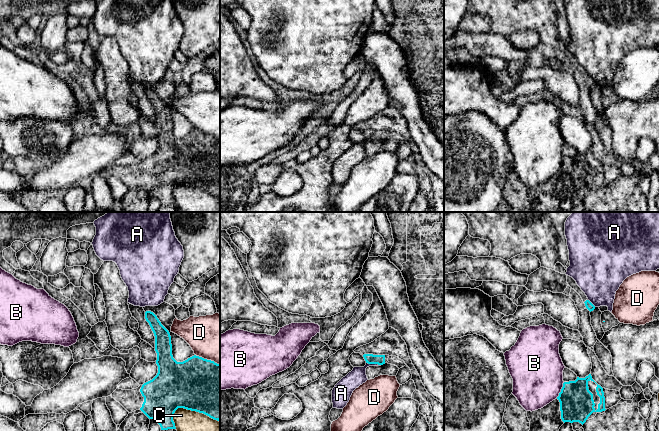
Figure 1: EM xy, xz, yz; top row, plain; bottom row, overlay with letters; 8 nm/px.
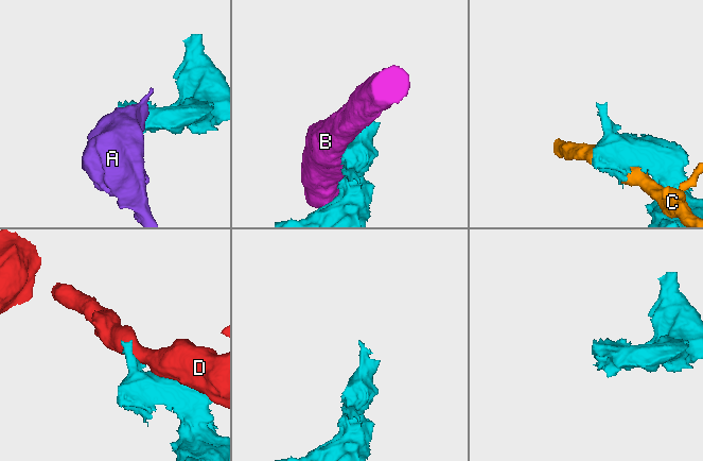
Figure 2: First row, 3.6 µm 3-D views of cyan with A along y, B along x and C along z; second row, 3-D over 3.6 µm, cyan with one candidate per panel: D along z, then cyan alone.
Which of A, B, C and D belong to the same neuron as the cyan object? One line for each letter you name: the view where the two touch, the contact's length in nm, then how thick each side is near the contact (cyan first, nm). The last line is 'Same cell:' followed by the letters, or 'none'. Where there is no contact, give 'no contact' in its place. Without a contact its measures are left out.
Same cell: none

